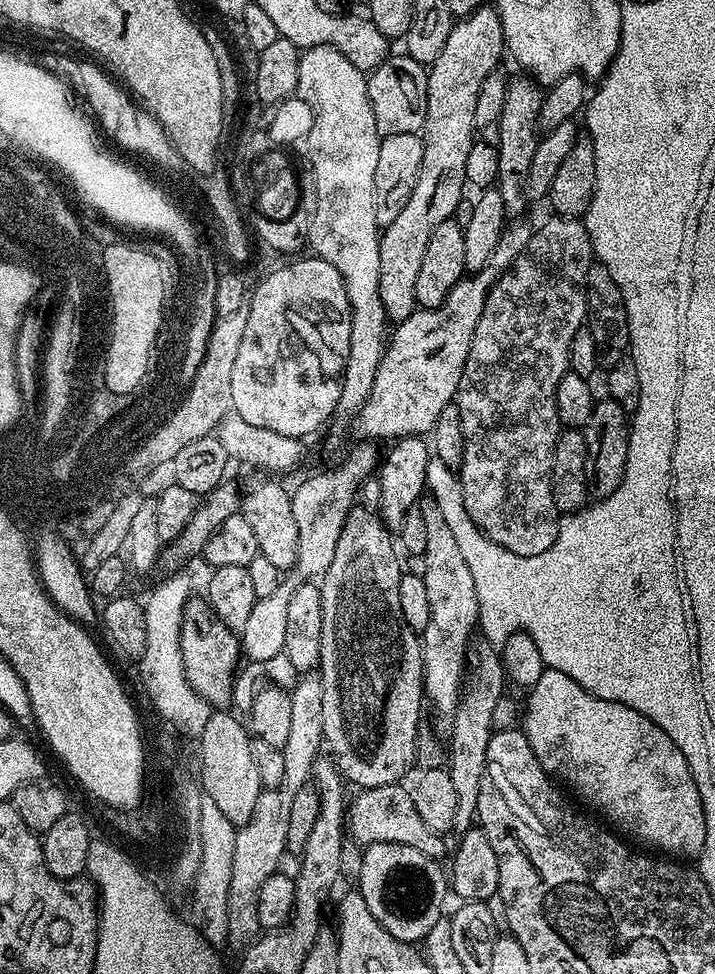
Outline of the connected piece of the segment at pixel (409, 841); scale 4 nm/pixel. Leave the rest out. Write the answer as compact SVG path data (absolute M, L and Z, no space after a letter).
M397 782L386 786L365 788L356 795L356 801L351 801L350 811L346 816L346 828L351 839L357 845L367 846L378 842L398 842L402 846L414 846L414 850L422 850L422 854L440 858L444 852L443 835L437 834L418 818L418 810L414 810L414 798L403 783Z

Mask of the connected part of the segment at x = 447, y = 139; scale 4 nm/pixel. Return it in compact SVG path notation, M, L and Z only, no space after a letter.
M481 6L474 9L469 16L459 17L453 23L450 30L450 38L446 38L446 46L442 46L442 54L438 54L438 58L428 68L428 101L426 102L426 122L422 129L422 139L424 142L424 149L422 150L422 166L420 173L416 179L416 185L407 193L408 201L400 208L400 213L389 222L388 225L383 225L380 232L380 297L382 298L382 306L384 307L384 315L389 321L399 322L410 318L412 312L417 311L418 305L416 303L416 291L414 290L414 282L418 282L418 270L422 266L422 254L426 254L426 242L430 242L430 234L434 234L434 229L442 226L444 220L453 219L455 214L455 207L458 206L460 199L466 196L466 154L470 154L470 146L474 143L474 135L477 131L476 123L474 122L474 106L478 106L478 89L482 87L482 82L489 74L497 71L500 60L500 55L505 55L506 49L504 46L504 27L500 21L500 16L497 14L495 7Z

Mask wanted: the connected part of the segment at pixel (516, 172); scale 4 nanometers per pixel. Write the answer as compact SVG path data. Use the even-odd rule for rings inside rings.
M527 74L512 76L506 90L506 102L502 105L502 114L496 124L498 130L498 142L495 144L498 150L498 178L496 184L502 194L507 215L512 218L519 217L523 208L530 204L524 195L524 183L530 174L530 162L534 158L536 141L538 139L538 125L536 119L542 106L544 92L541 85L537 84L533 77Z

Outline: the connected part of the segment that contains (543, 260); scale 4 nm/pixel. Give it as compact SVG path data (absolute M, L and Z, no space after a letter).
M551 218L541 228L533 231L532 237L525 249L496 280L496 284L489 290L486 298L486 306L482 310L482 319L474 330L474 338L470 346L470 354L466 358L466 366L462 370L460 385L456 391L454 403L462 414L462 438L464 439L464 461L460 463L458 475L462 486L462 498L466 502L466 514L474 522L474 526L480 529L484 535L489 536L498 546L510 550L514 554L529 556L530 554L542 554L542 550L550 550L554 546L554 538L558 534L560 516L556 510L554 494L552 493L552 459L554 458L554 446L558 442L562 425L556 409L556 391L558 382L570 371L569 360L571 358L571 343L578 330L585 327L588 315L588 294L585 288L587 272L594 263L594 247L588 237L588 231L580 218Z

